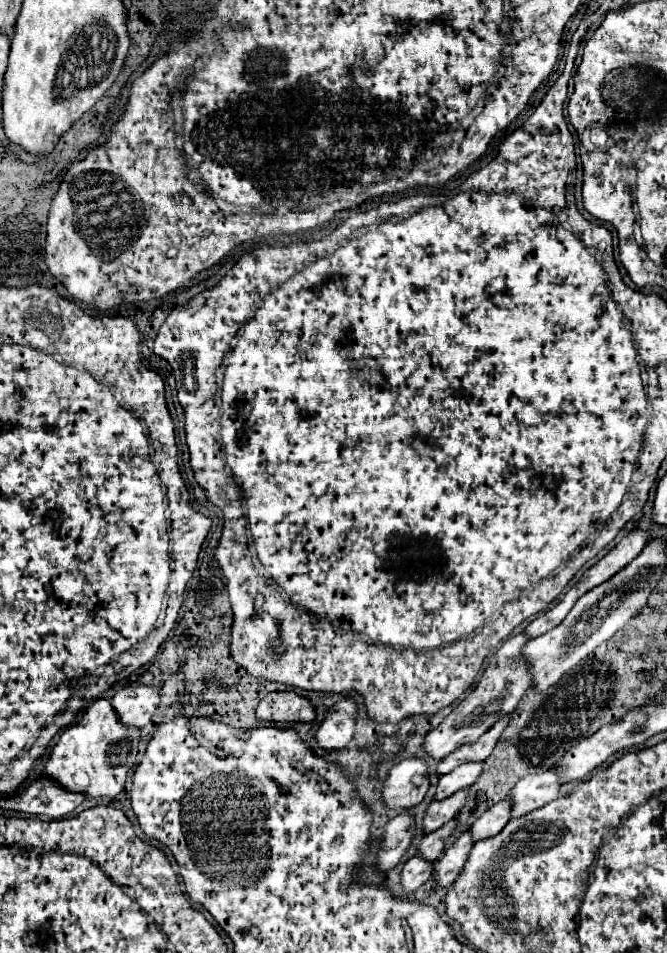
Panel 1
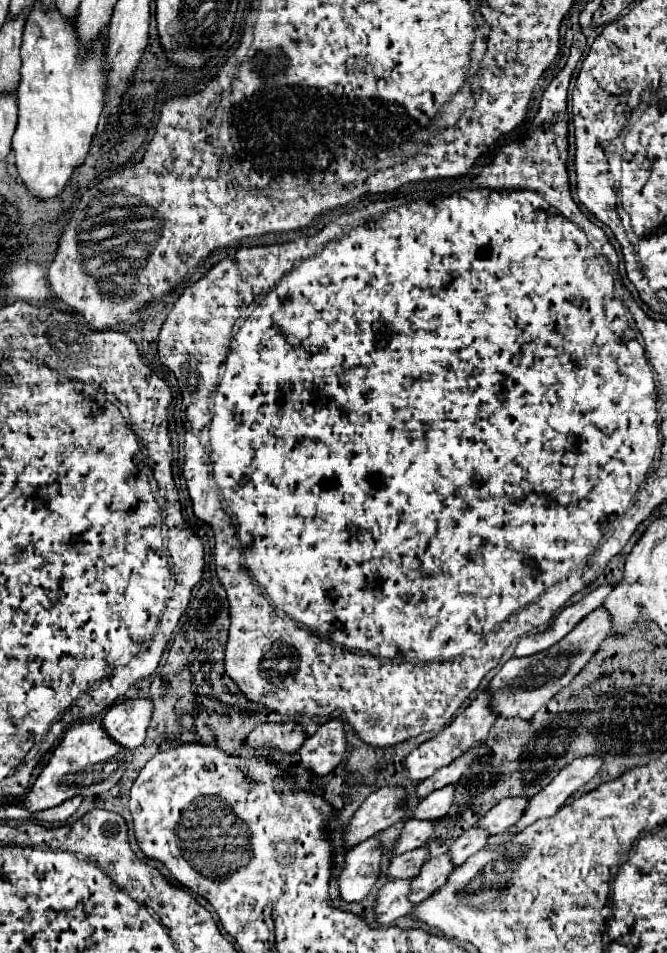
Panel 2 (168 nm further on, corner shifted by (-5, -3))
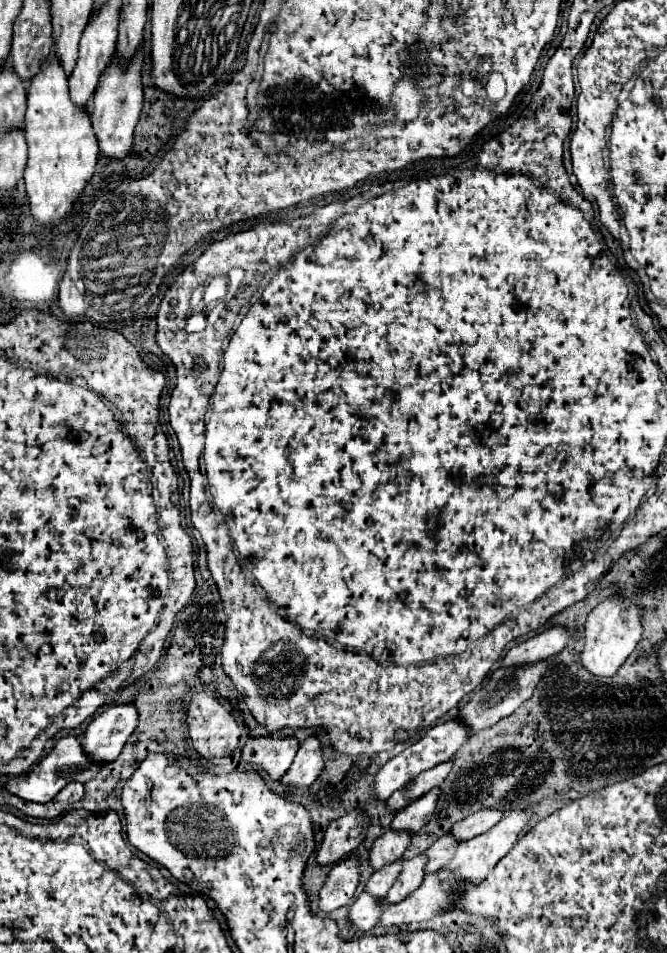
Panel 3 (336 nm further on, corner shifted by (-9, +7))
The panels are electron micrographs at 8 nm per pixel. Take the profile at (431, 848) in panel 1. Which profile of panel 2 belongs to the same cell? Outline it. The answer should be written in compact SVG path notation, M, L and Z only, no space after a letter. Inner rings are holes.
M426 845L394 857L394 861L390 863L390 869L388 869L388 879L392 881L392 879L400 879L400 877L416 877L420 873L422 865L428 861L428 857L430 857L430 849Z

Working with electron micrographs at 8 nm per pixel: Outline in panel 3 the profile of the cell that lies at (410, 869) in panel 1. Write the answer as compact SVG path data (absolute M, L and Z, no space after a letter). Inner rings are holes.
M362 893L352 905L350 905L350 913L348 913L348 921L354 927L354 931L358 933L366 933L370 931L376 923L378 917L382 913L382 905L378 901L374 901L370 895Z

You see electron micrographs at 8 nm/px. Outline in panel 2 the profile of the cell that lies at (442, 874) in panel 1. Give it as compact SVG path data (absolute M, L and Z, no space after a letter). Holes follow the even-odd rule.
M448 853L428 859L420 875L412 881L410 901L418 905L422 899L428 899L436 889L440 889L446 883L446 877L454 871L454 867L456 865L450 861Z

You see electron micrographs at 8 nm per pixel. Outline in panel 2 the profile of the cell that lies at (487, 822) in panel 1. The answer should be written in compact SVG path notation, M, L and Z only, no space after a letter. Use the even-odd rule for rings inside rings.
M472 827L468 829L466 833L462 833L454 845L450 847L450 855L452 855L452 861L456 865L462 865L462 861L466 861L470 855L474 855L476 851L480 851L486 841L490 841L490 833L486 833L486 829L478 829L478 827Z

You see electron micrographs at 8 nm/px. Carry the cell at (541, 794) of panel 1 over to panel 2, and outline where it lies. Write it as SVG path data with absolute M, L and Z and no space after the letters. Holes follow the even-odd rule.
M508 797L502 799L496 807L492 807L482 821L478 821L480 827L486 827L492 835L504 833L512 825L516 825L522 819L522 813L526 811L526 797Z

